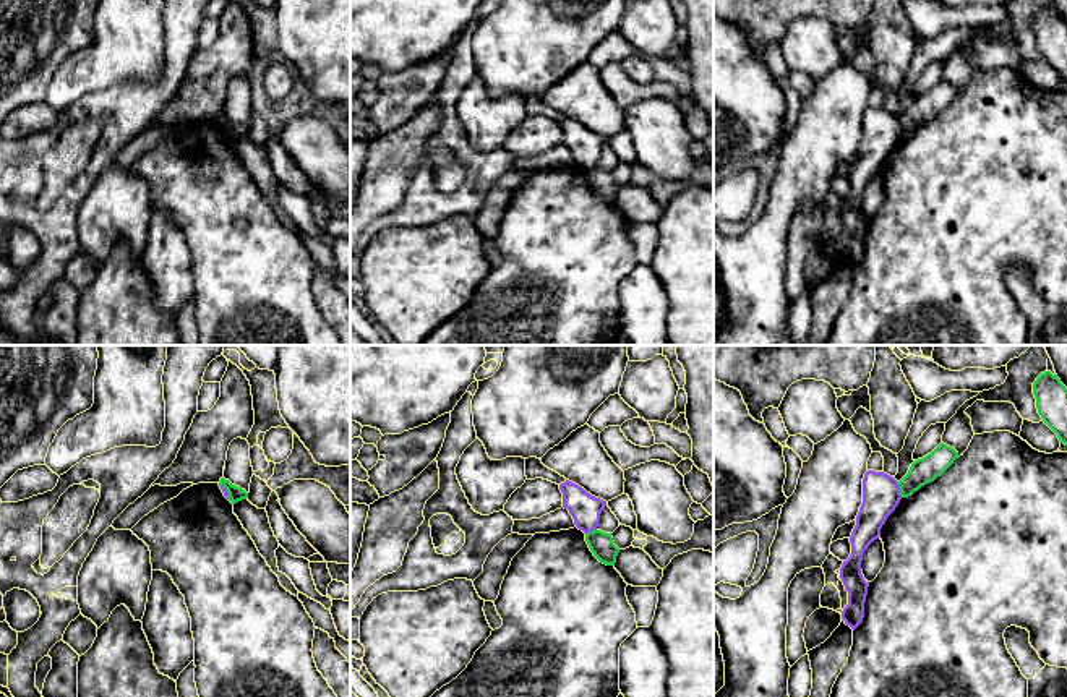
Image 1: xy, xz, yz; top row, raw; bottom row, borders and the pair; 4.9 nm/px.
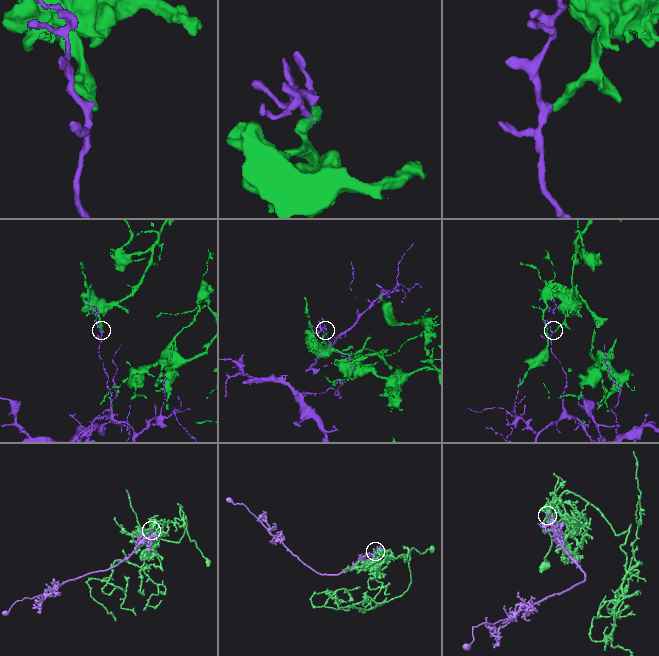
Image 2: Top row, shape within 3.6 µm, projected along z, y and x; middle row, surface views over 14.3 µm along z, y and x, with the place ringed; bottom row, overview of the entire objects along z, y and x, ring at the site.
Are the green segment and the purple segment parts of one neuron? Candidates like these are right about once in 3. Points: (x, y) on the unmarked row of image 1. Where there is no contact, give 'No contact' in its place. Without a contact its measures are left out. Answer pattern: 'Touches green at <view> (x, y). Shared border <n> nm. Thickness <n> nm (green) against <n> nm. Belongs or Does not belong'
Touches green at yz (900, 127). Shared border 80 nm. Thickness 130 nm (green) against 190 nm. Does not belong

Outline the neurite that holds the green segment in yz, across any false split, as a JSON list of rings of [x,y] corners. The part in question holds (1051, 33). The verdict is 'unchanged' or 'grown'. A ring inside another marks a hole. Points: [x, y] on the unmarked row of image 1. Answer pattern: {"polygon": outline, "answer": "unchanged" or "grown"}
{"polygon": [[[1044,8],[1033,19],[1033,31],[1043,58],[1067,83],[1067,24],[1057,11]]], "answer": "unchanged"}

